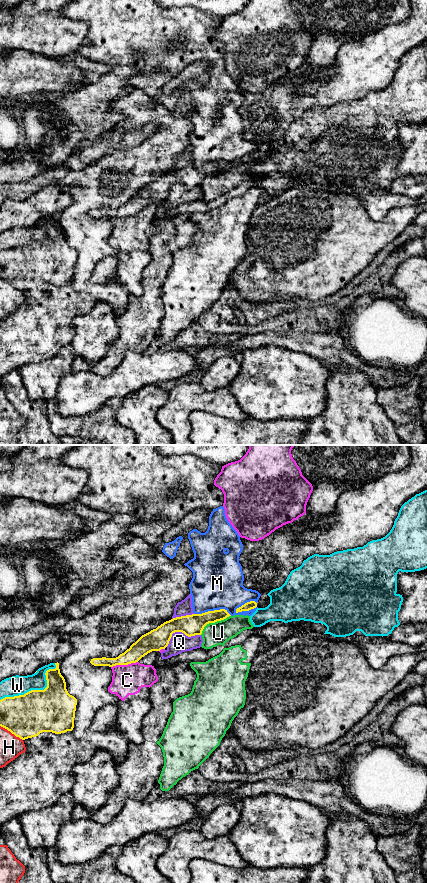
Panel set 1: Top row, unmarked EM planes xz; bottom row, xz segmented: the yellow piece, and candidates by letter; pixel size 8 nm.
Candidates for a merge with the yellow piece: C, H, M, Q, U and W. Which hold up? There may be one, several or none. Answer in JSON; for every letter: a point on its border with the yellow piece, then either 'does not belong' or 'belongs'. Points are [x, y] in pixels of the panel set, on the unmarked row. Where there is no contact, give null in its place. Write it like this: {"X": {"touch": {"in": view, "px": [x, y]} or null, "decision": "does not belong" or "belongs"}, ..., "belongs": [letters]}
{"C": {"touch": {"in": "xz", "px": [124, 216]}, "decision": "does not belong"}, "H": {"touch": {"in": "xz", "px": [11, 284]}, "decision": "does not belong"}, "M": {"touch": {"in": "xz", "px": [245, 155]}, "decision": "does not belong"}, "Q": {"touch": {"in": "xz", "px": [180, 183]}, "decision": "does not belong"}, "U": {"touch": {"in": "xz", "px": [213, 174]}, "decision": "does not belong"}, "W": {"touch": {"in": "xz", "px": [37, 242]}, "decision": "does not belong"}, "belongs": []}

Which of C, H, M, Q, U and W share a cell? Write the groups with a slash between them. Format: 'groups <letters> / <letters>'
groups C / H / M U / Q / W

